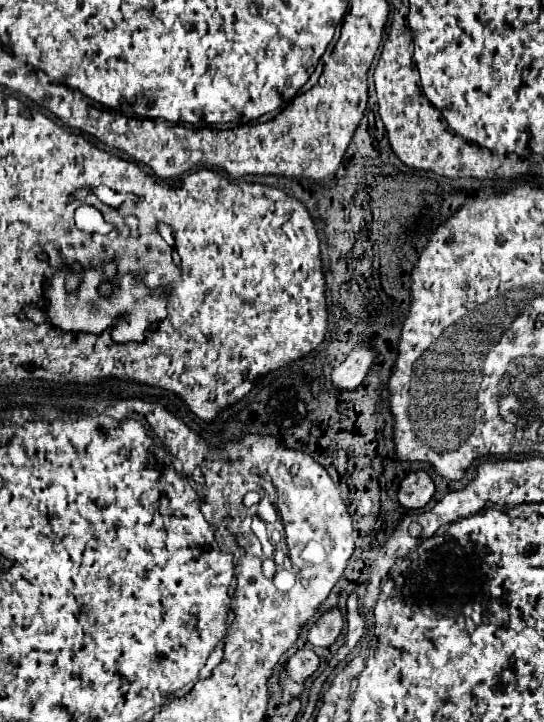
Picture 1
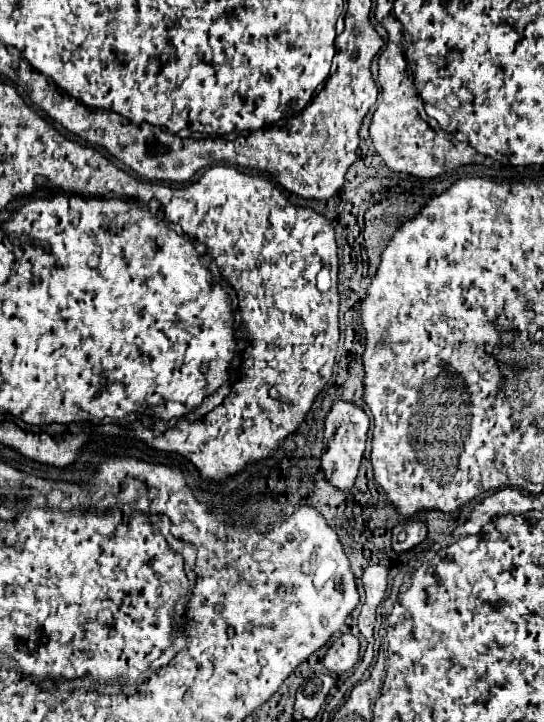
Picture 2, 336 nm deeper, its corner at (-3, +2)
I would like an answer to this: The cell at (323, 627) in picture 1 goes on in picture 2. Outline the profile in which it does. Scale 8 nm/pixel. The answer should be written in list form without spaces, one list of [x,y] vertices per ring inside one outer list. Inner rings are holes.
[[[341,635],[327,651],[323,665],[333,673],[345,673],[353,669],[353,665],[359,661],[359,639],[353,635]]]

